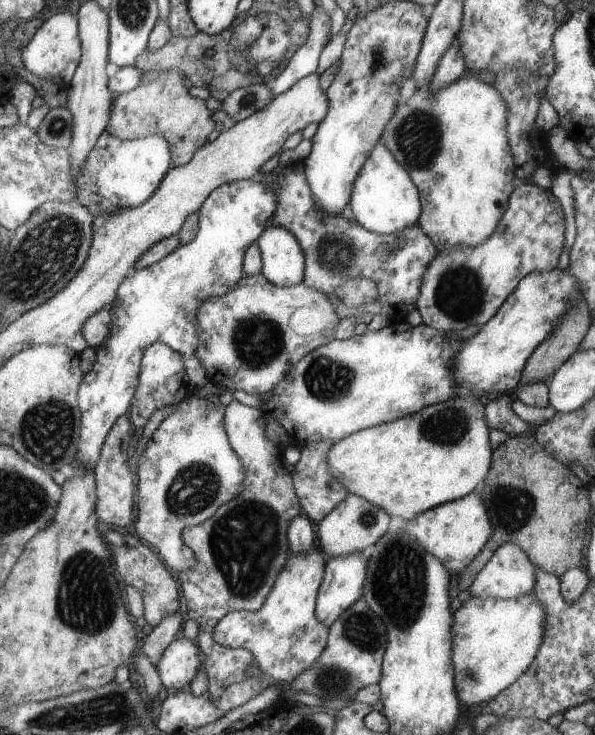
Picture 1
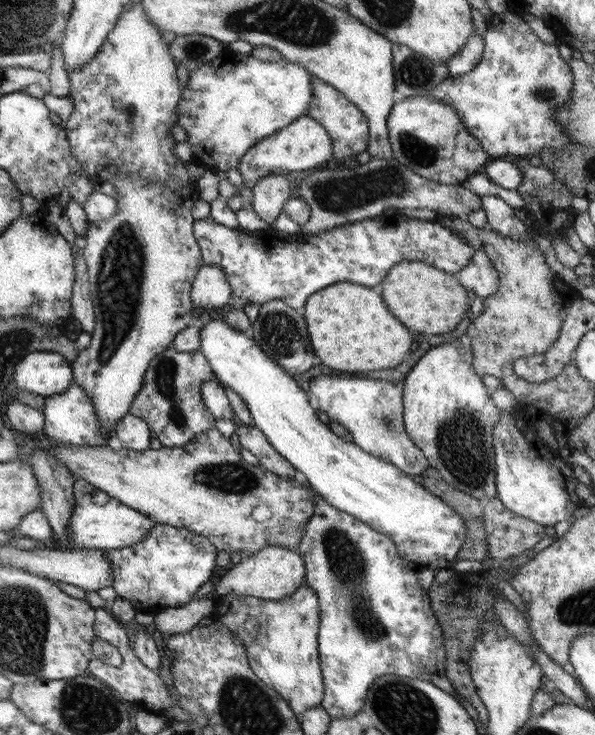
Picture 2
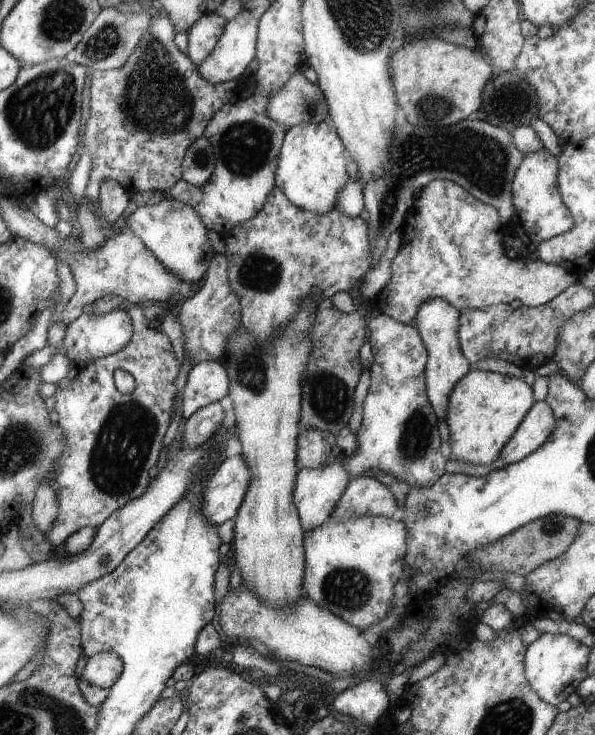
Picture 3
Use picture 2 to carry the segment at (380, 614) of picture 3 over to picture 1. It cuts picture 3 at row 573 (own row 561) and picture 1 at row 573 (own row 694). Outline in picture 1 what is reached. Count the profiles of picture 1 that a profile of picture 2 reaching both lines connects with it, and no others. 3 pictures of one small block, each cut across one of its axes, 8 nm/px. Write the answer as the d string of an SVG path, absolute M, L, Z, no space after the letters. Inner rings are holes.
M478 488L465 497L428 509L414 520L406 521L403 529L414 534L413 537L436 558L442 559L452 575L458 575L476 560L493 536L492 515ZM363 552L326 558L322 584L319 586L315 608L316 618L324 626L330 628L349 606L352 606L356 601L360 601L364 597L368 566L368 559Z

